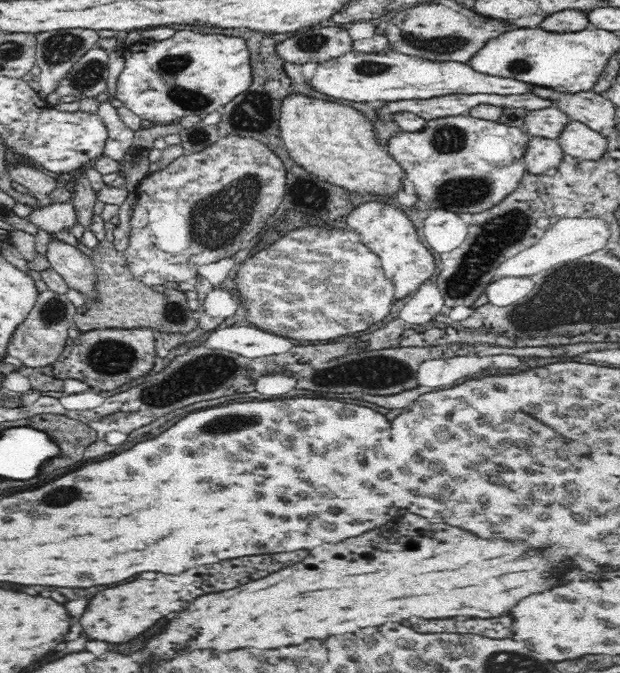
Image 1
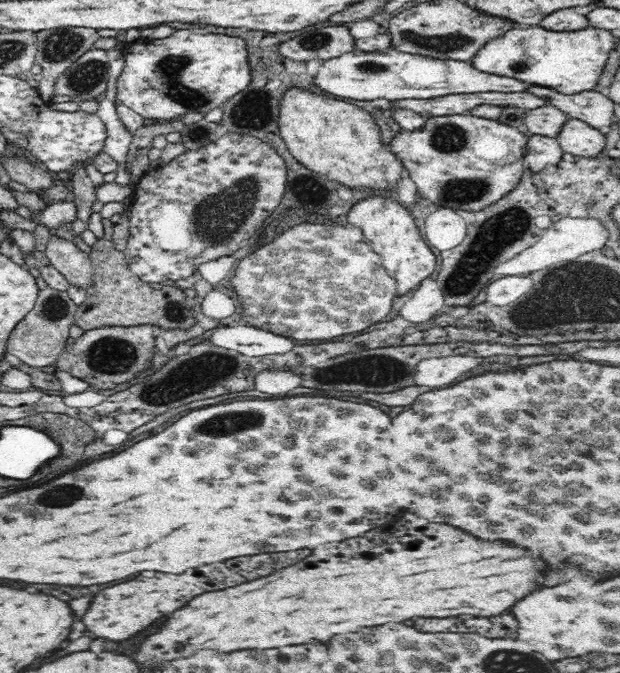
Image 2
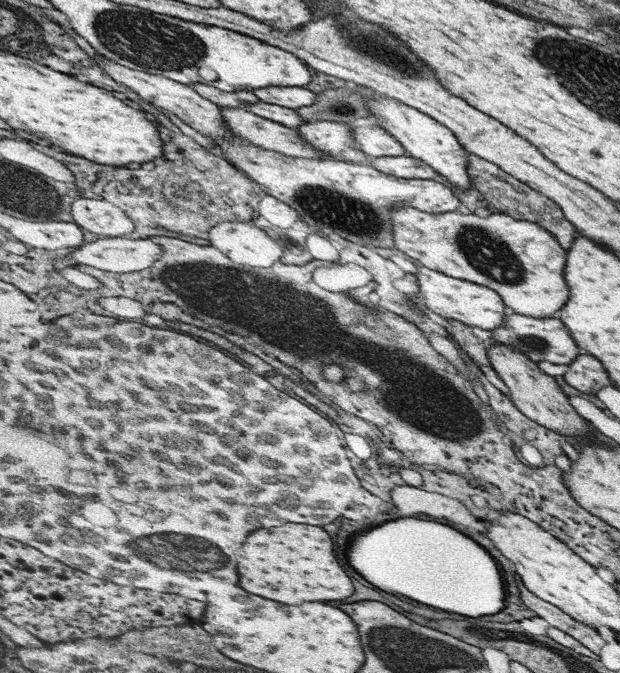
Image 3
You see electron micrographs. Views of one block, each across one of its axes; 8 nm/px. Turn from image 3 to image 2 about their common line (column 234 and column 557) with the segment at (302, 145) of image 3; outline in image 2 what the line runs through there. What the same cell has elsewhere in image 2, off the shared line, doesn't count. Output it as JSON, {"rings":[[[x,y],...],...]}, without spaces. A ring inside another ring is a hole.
{"rings":[[[550,104],[532,110],[525,109],[524,112],[524,124],[528,128],[529,135],[557,138],[567,120],[564,112]]]}

